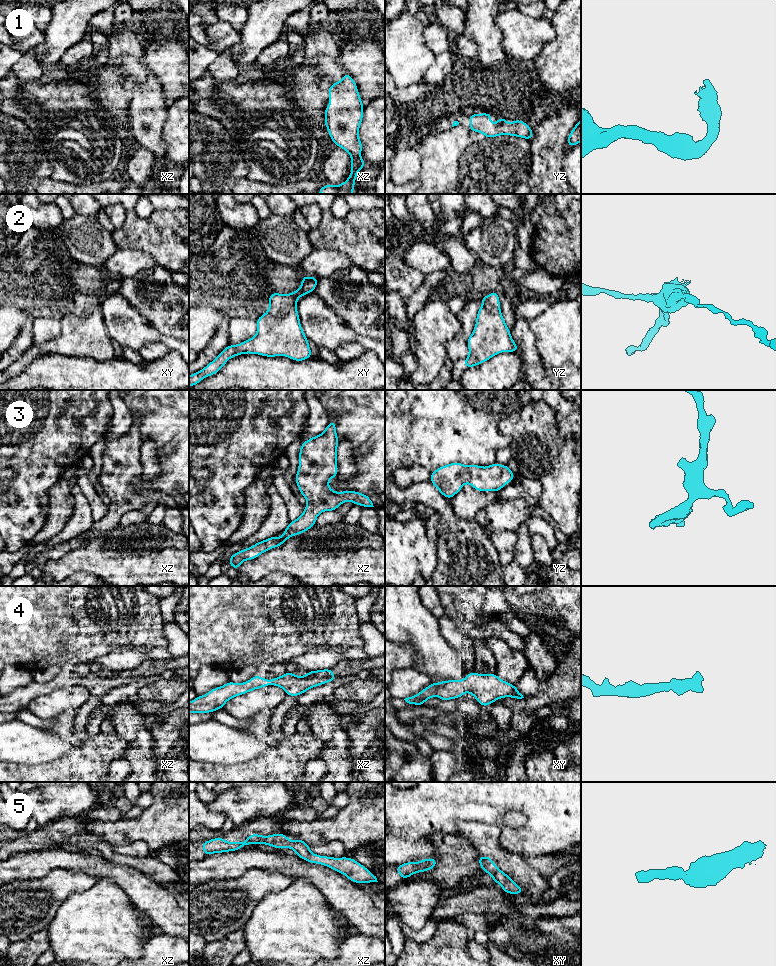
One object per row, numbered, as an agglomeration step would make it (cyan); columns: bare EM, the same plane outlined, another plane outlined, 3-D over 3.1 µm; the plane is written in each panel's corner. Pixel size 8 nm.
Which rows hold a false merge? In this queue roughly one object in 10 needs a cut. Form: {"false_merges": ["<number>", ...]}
{"false_merges": []}

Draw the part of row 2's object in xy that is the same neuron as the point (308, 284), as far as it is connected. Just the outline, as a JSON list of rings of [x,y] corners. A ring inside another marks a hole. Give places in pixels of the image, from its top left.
[[[302,276],[301,286],[293,293],[273,292],[269,297],[268,311],[257,318],[257,333],[237,345],[228,345],[201,371],[189,376],[189,387],[219,372],[230,358],[241,354],[258,354],[266,357],[286,356],[304,361],[312,356],[309,341],[300,325],[297,300],[314,291],[317,277]]]

